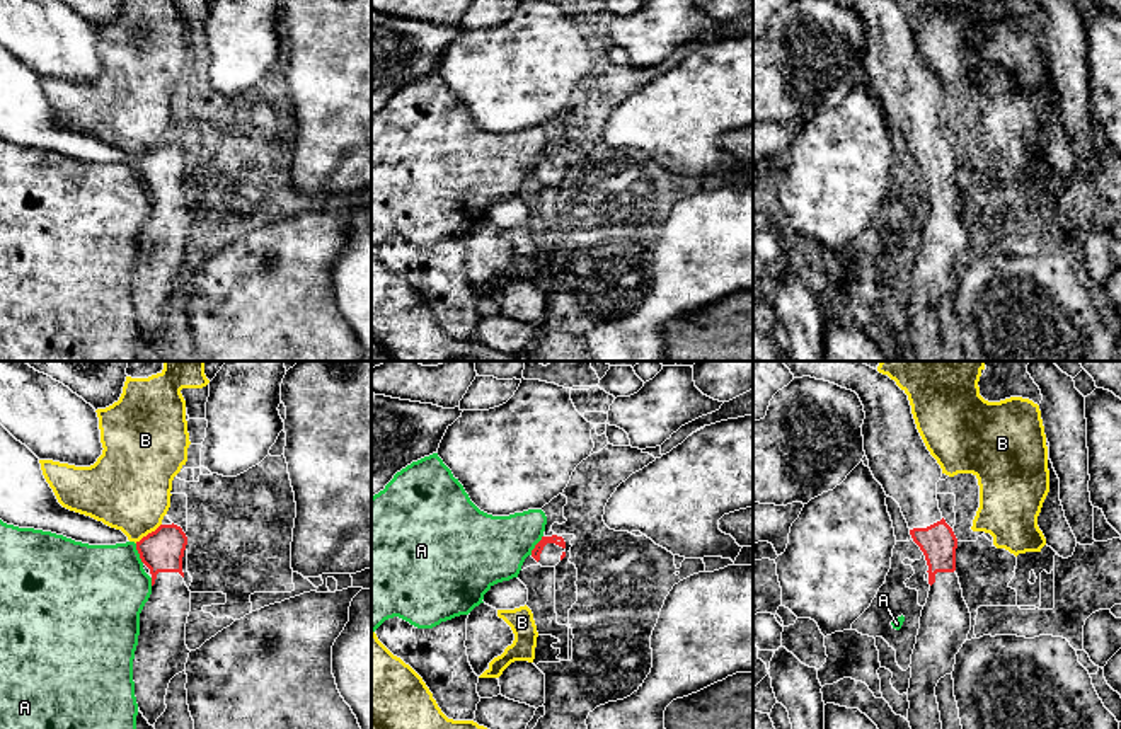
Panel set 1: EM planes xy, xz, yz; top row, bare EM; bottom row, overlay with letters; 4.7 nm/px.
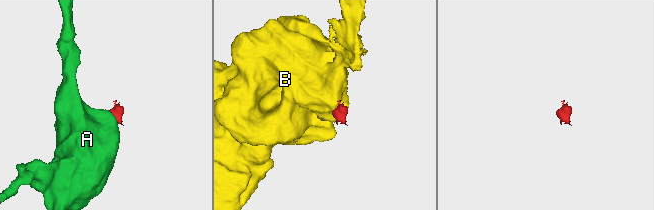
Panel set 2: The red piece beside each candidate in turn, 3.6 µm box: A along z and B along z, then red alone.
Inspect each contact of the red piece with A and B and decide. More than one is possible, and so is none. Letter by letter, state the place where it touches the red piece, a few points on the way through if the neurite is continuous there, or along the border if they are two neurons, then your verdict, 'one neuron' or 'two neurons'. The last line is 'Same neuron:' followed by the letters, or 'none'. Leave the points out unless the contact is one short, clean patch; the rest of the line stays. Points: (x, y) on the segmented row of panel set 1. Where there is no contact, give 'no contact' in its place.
A: contact xy (140, 554); border xy (135, 544), (143, 562); two neurons
B: contact xy (149, 533); border xy (160, 523), (135, 542); two neurons
Same neuron: none

